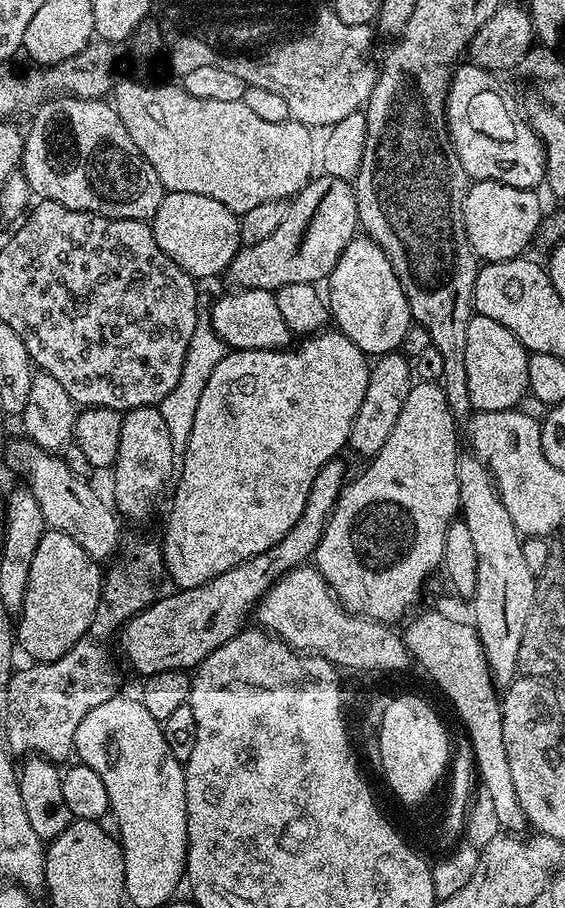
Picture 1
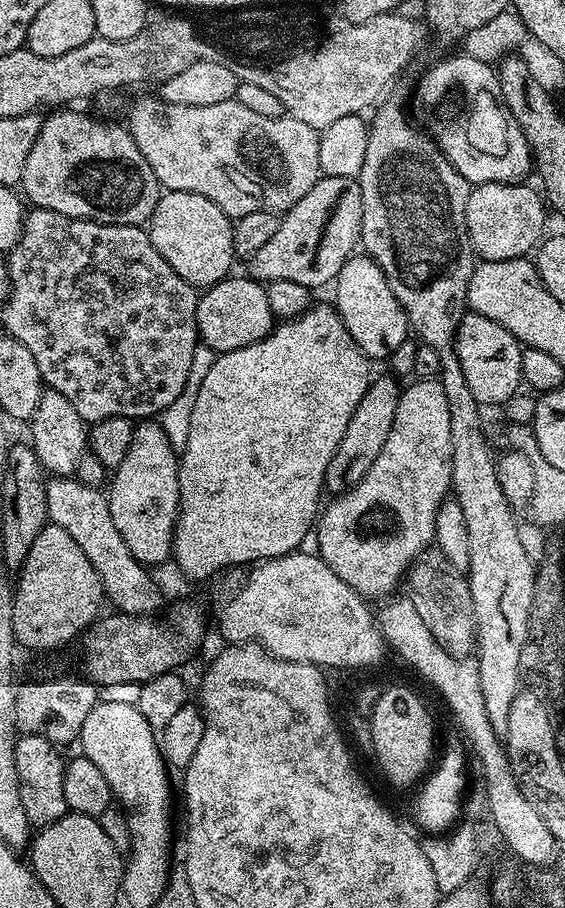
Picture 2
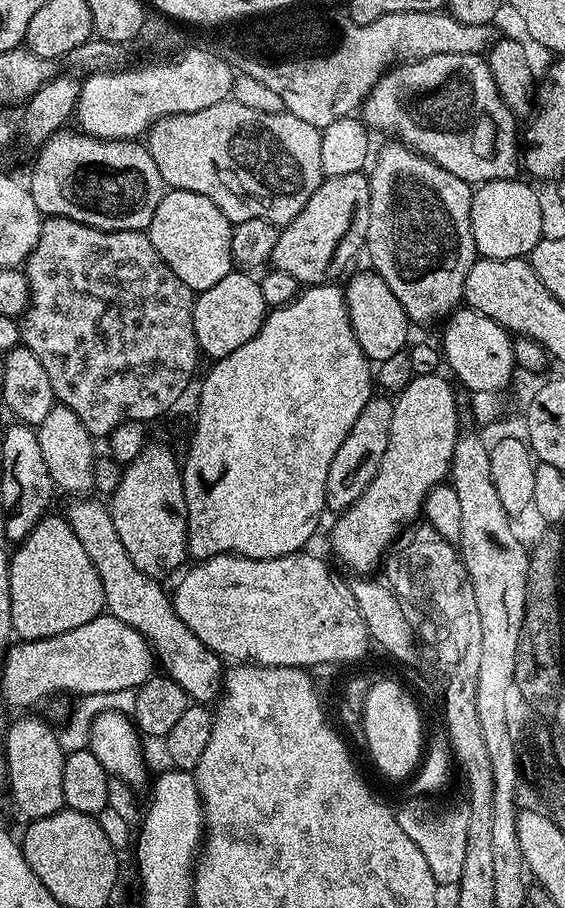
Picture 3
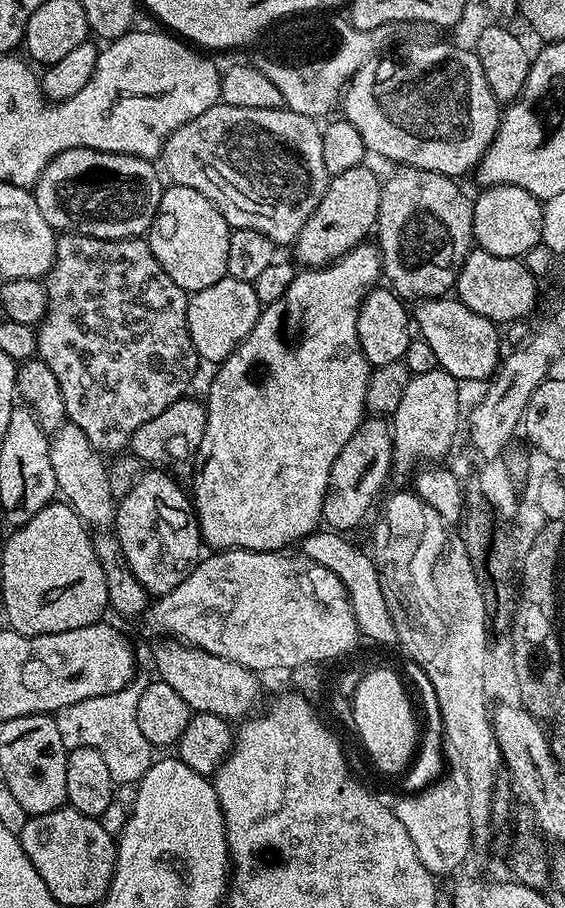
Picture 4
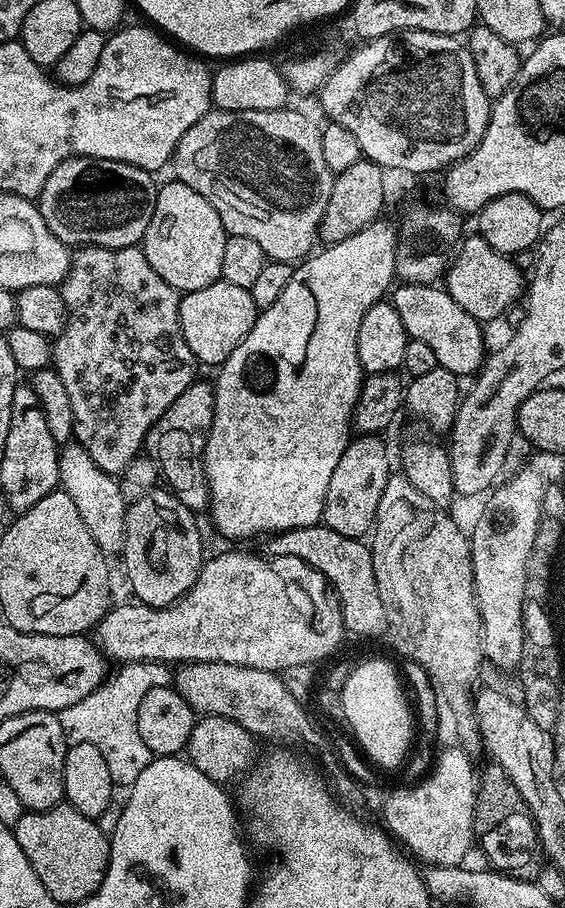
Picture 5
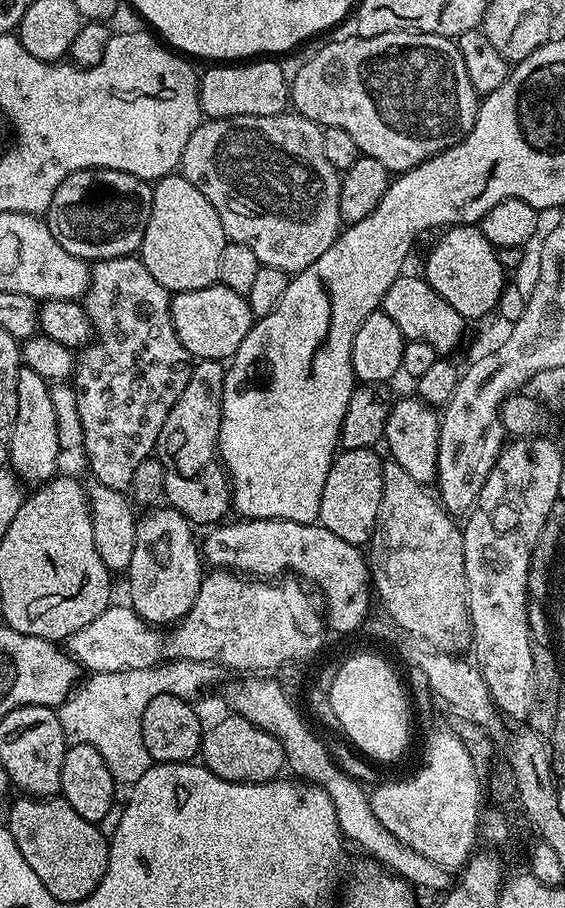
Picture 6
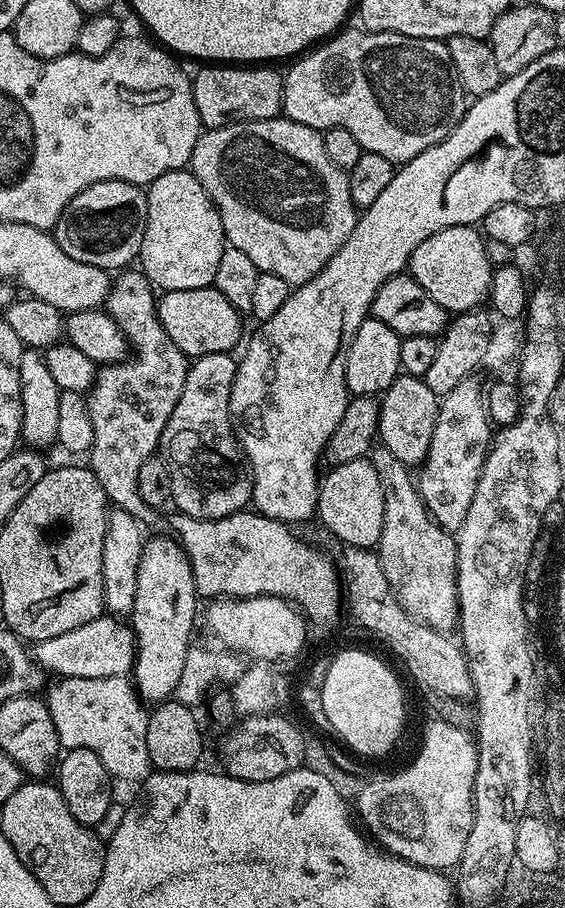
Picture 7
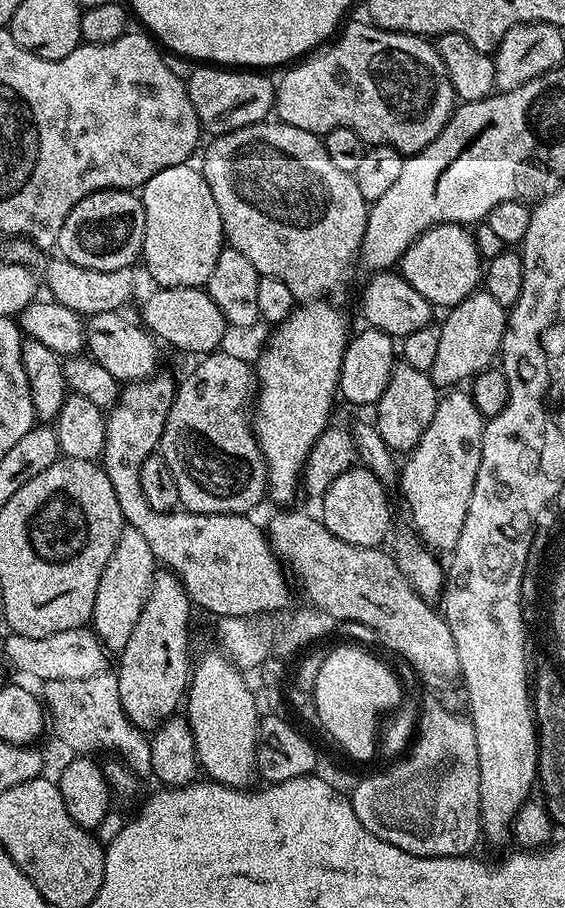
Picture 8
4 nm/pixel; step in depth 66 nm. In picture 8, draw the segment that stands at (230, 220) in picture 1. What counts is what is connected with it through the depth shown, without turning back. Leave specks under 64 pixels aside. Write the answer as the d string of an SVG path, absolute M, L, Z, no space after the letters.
M185 162L158 170L158 174L147 180L138 192L146 214L142 264L148 267L148 276L156 288L204 288L210 274L214 274L214 262L218 262L218 254L226 244L218 202L214 202L214 194L210 194L203 171L192 166Z

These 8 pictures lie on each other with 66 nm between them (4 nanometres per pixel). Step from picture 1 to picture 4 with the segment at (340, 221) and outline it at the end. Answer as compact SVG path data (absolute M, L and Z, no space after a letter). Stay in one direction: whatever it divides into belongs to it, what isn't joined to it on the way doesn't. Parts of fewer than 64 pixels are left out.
M368 166L346 170L346 174L331 177L322 202L318 202L314 214L310 214L306 226L302 226L298 234L294 245L295 263L305 269L327 268L329 264L341 260L351 248L365 243L376 226L381 183L381 177L376 177Z

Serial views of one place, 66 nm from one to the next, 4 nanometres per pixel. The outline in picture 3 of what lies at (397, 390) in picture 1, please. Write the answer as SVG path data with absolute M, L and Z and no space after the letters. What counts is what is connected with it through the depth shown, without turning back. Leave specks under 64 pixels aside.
M376 394L362 406L362 414L358 414L354 426L350 426L350 434L346 434L346 442L338 446L338 454L334 454L334 462L330 462L330 471L326 473L326 490L324 491L324 507L329 513L339 514L346 511L374 482L374 474L378 474L378 466L382 466L382 454L386 454L386 442L390 442L390 422L394 418L393 401L387 395Z

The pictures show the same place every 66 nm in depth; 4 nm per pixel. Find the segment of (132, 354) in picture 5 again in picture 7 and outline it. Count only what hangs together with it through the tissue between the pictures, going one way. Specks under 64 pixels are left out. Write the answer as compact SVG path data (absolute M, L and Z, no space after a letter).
M121 271L113 279L106 311L128 339L134 356L136 352L136 360L128 358L118 364L103 365L86 393L90 426L94 426L90 467L98 482L102 482L109 505L122 509L141 525L149 526L155 522L158 512L142 502L142 494L138 494L138 470L160 447L162 430L166 430L166 422L170 422L170 414L174 414L174 406L178 406L178 398L182 398L190 360L170 342L170 334L162 330L154 285L143 271L132 271Z

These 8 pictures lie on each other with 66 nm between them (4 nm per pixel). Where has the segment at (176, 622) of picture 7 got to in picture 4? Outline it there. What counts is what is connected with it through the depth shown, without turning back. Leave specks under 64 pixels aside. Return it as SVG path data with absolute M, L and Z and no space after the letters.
M144 470L136 480L130 494L119 497L114 521L114 535L122 546L122 554L138 582L148 591L149 597L159 598L170 594L178 582L182 582L196 569L202 559L200 527L192 507L189 493L180 489L180 484L164 470Z

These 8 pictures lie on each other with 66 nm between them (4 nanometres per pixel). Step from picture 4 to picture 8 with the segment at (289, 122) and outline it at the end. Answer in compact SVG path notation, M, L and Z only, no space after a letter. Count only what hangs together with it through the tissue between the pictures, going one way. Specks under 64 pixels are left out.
M269 118L263 124L242 126L233 132L211 137L204 152L202 171L222 214L225 241L238 254L246 254L261 276L286 282L297 302L323 301L344 284L348 271L358 260L360 243L366 232L369 201L362 198L356 177L334 166L317 133L298 130Z

